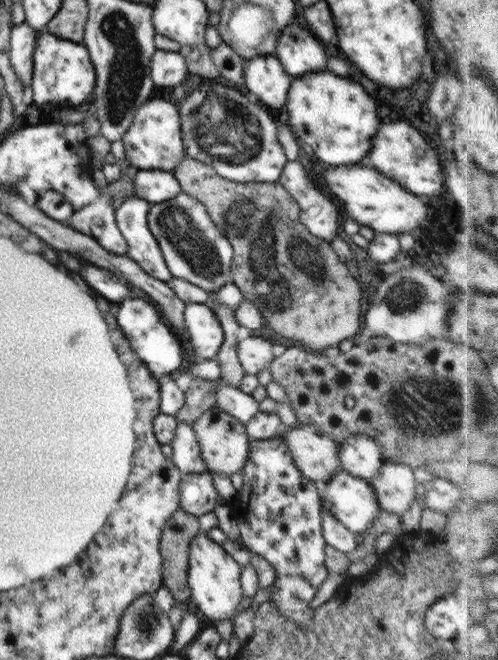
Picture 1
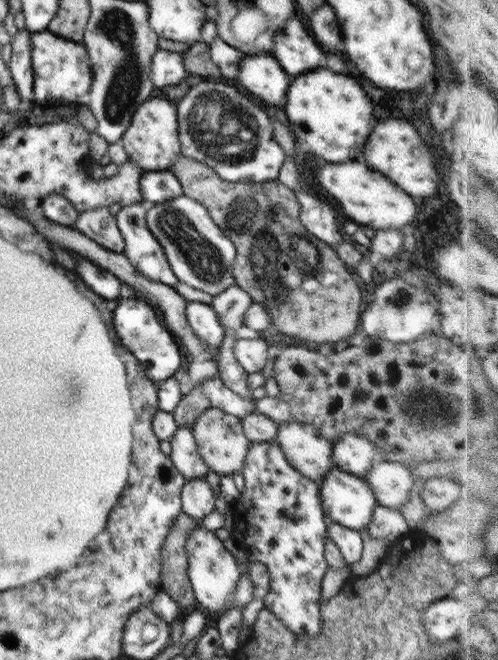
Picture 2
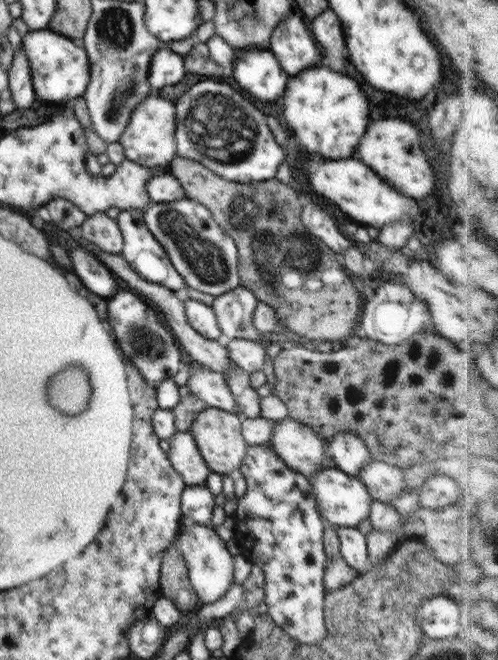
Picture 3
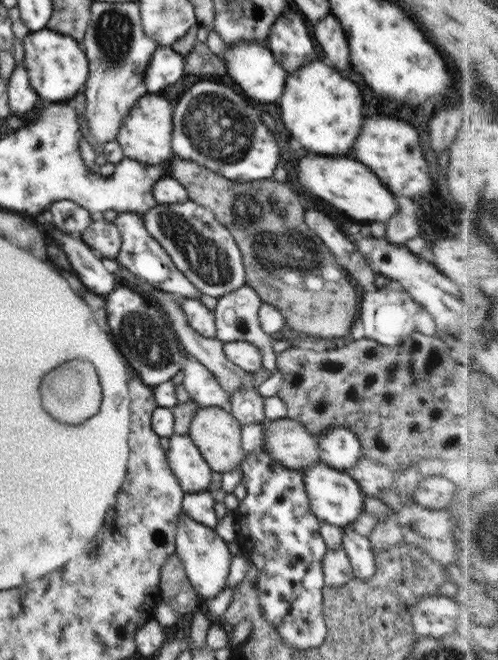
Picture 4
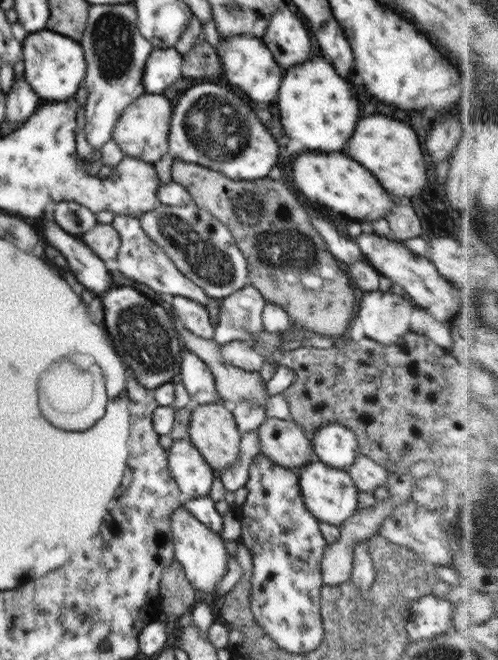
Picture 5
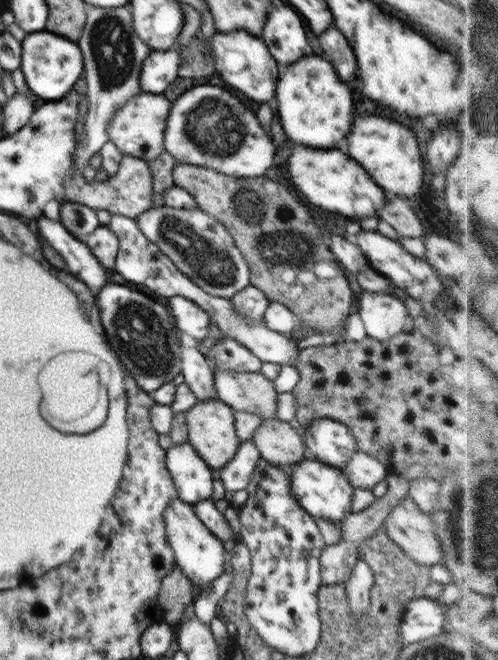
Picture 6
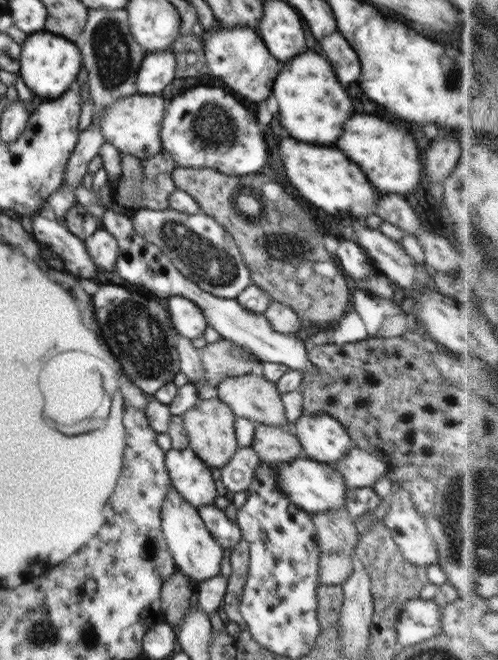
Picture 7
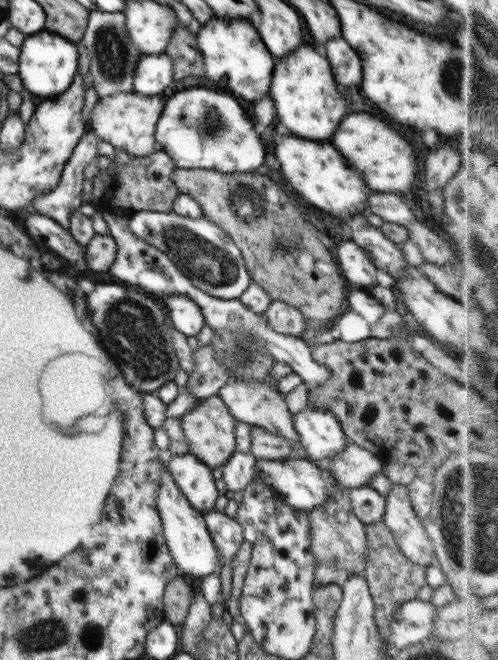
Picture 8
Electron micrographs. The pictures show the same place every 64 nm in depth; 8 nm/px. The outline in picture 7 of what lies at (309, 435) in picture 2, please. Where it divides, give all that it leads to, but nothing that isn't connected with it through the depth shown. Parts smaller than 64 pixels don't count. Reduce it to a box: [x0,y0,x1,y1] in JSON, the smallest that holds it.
[251,424,304,463]

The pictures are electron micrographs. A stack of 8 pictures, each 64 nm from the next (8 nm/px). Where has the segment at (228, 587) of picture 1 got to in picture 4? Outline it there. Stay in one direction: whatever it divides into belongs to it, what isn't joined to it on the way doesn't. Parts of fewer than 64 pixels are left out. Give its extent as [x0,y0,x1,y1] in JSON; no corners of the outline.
[175,514,232,599]

